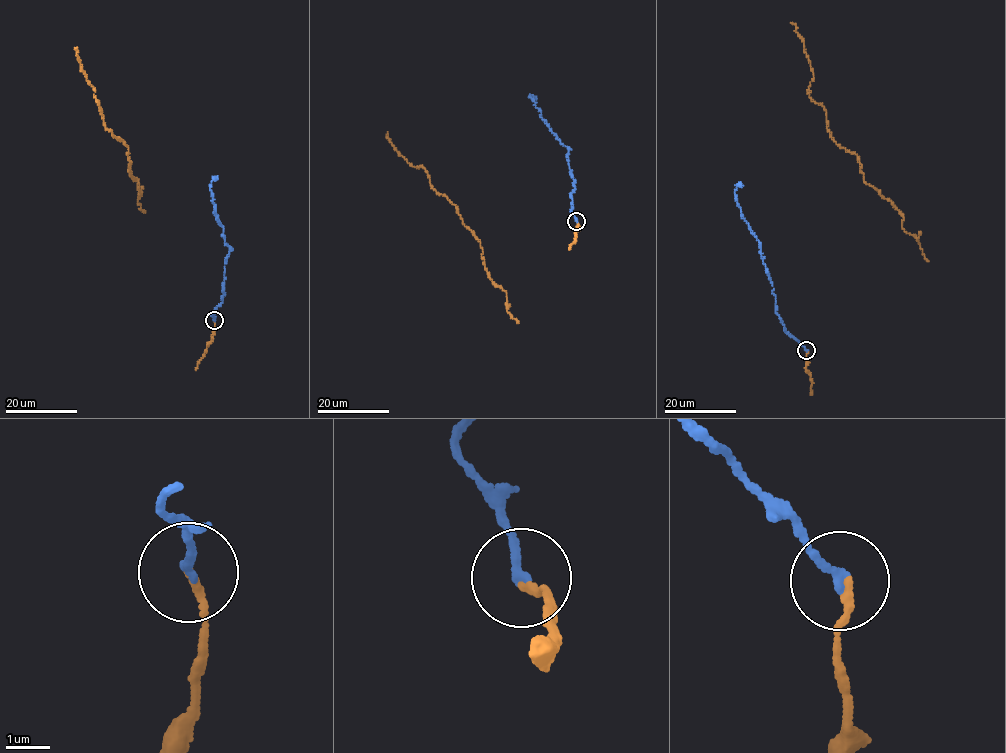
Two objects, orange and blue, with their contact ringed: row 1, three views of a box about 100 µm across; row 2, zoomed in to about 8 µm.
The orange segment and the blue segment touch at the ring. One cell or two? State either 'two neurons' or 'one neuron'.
one neuron

